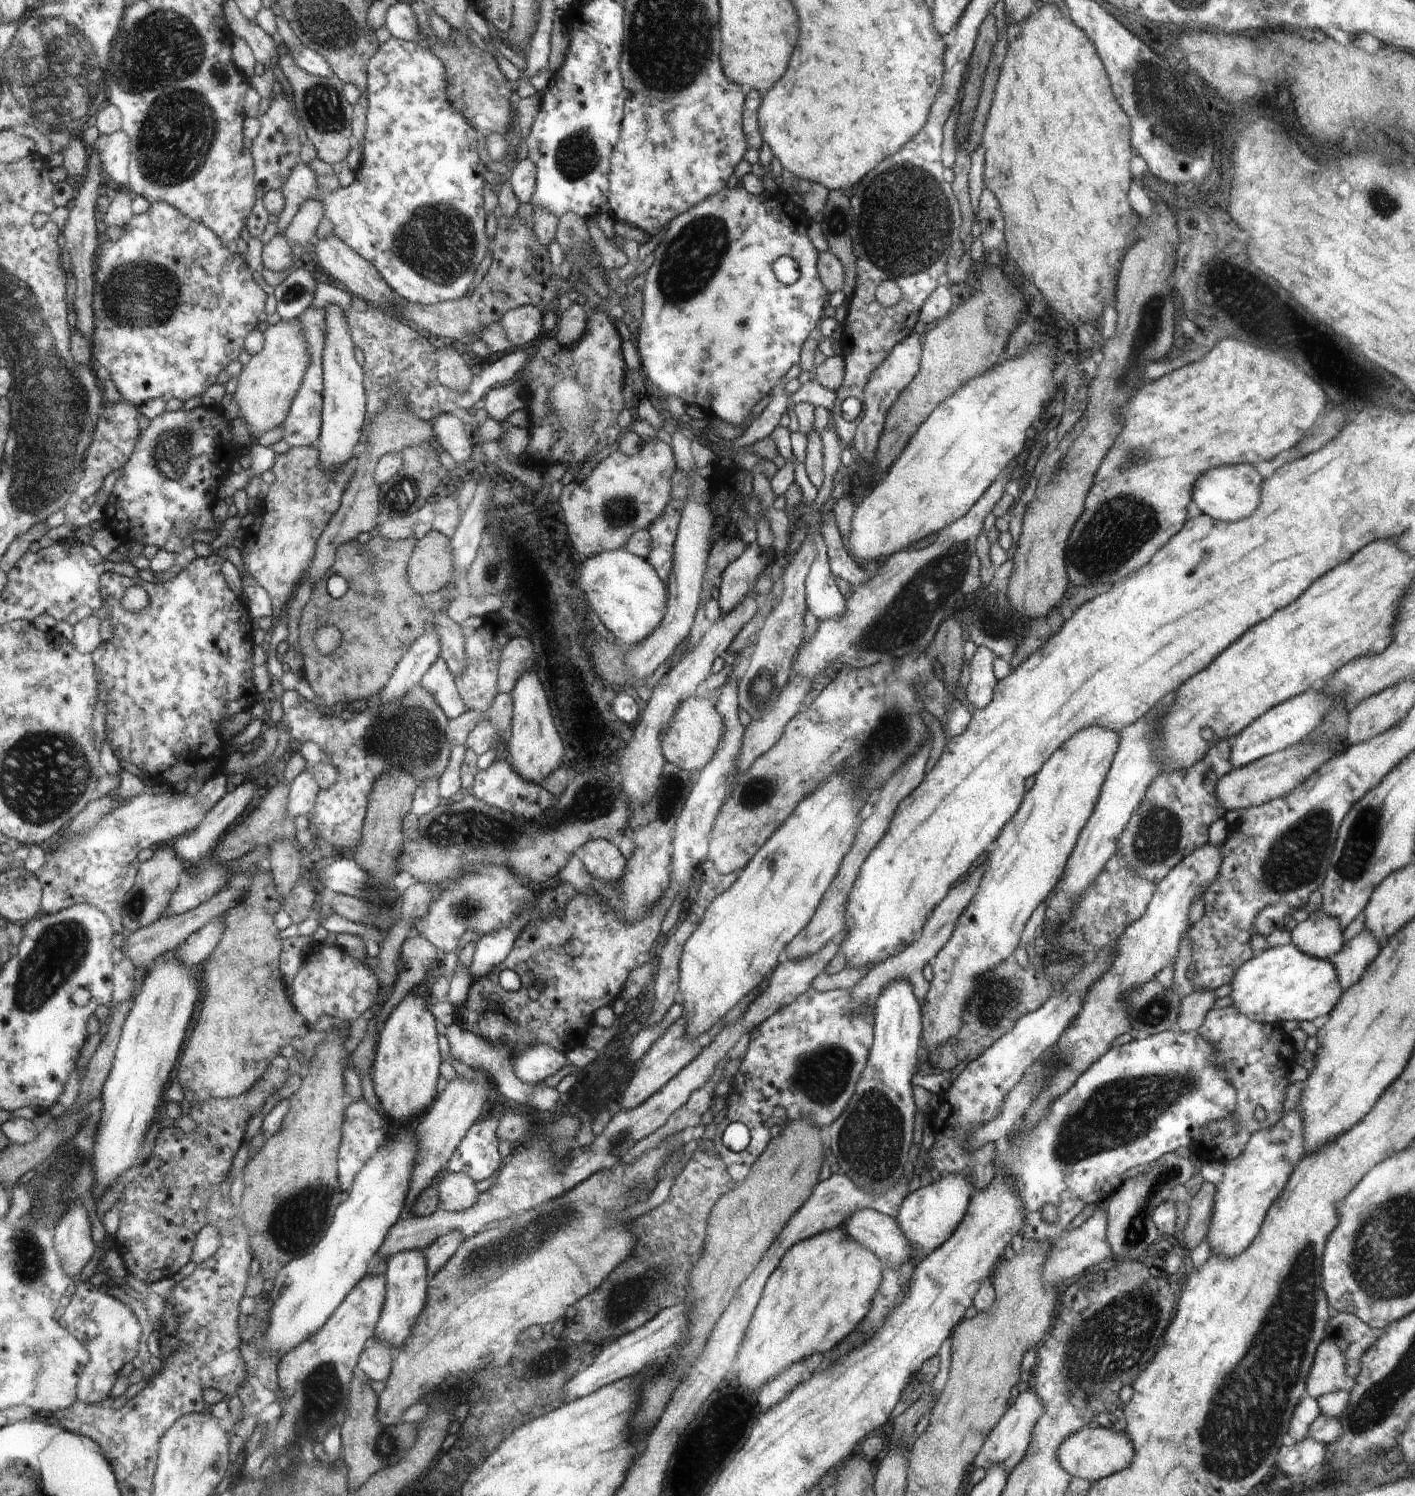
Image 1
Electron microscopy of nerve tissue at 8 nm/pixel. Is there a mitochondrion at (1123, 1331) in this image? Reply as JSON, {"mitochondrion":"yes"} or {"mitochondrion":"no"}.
{"mitochondrion":"yes"}

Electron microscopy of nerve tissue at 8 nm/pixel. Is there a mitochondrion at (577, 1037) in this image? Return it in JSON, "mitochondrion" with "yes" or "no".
{"mitochondrion":"no"}

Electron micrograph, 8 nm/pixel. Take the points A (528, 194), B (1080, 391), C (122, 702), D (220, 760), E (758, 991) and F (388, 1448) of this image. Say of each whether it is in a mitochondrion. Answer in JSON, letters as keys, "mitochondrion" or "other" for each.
{"A":"other","B":"other","C":"mitochondrion","D":"other","E":"other","F":"mitochondrion"}

